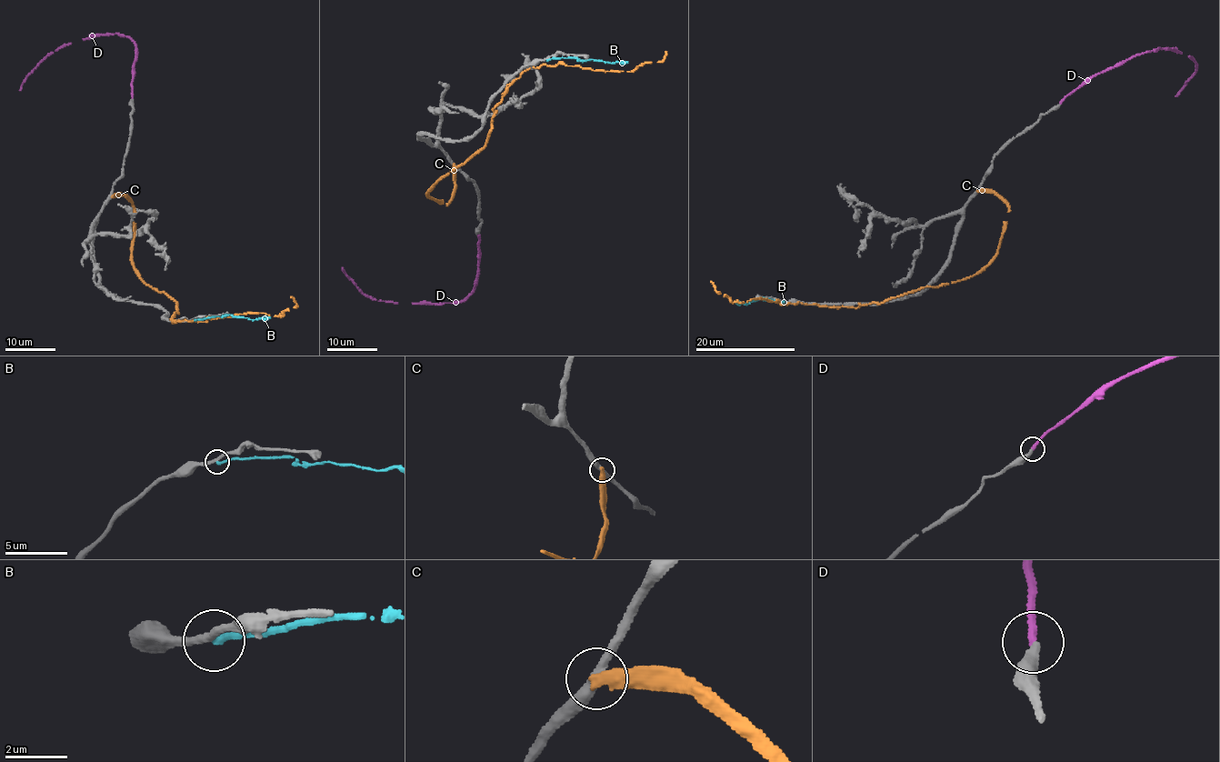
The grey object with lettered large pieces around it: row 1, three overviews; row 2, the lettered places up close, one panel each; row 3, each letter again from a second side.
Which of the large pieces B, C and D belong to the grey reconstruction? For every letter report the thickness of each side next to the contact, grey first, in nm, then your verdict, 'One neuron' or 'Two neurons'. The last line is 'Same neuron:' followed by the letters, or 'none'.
B: Thickness 240 nm (grey) against 240 nm. Two neurons
C: Thickness 360 nm (grey) against 440 nm. Two neurons
D: Thickness 380 nm (grey) against 240 nm. One neuron
Same neuron: D

